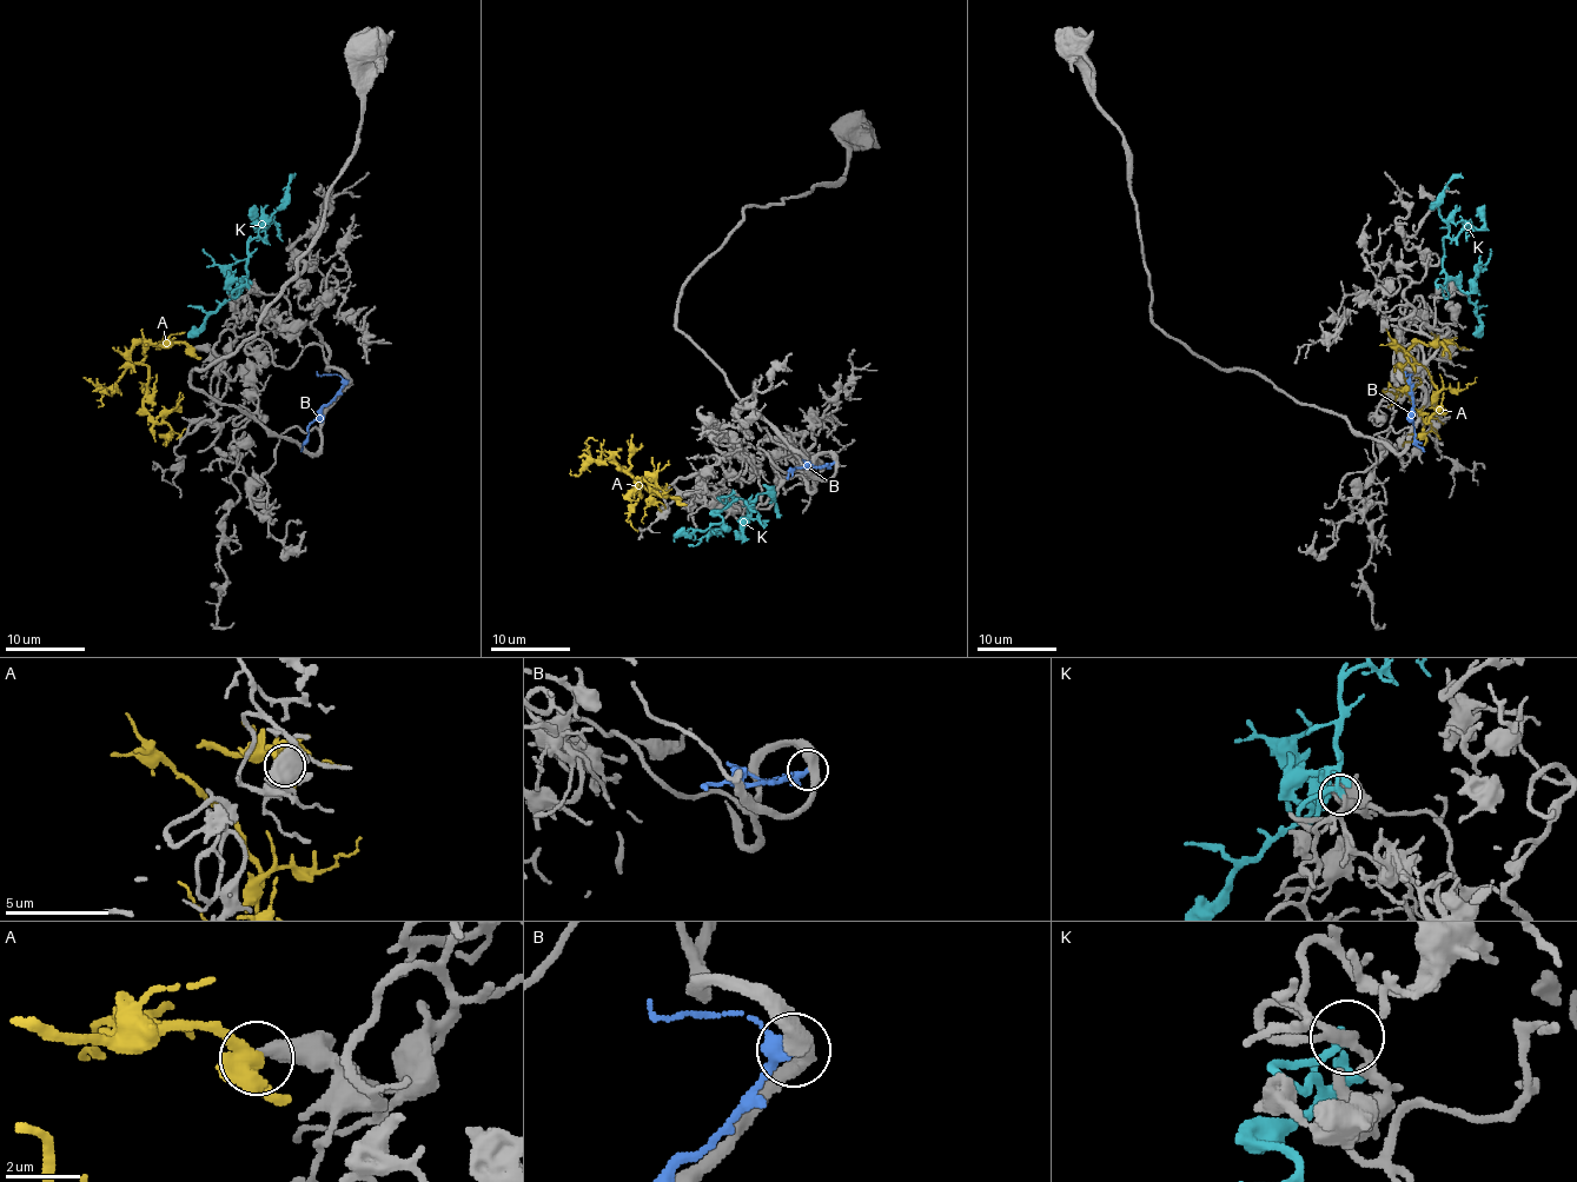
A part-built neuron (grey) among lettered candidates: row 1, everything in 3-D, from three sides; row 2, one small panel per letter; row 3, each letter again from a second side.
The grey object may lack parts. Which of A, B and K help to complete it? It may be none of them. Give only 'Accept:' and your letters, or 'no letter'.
Accept: K

